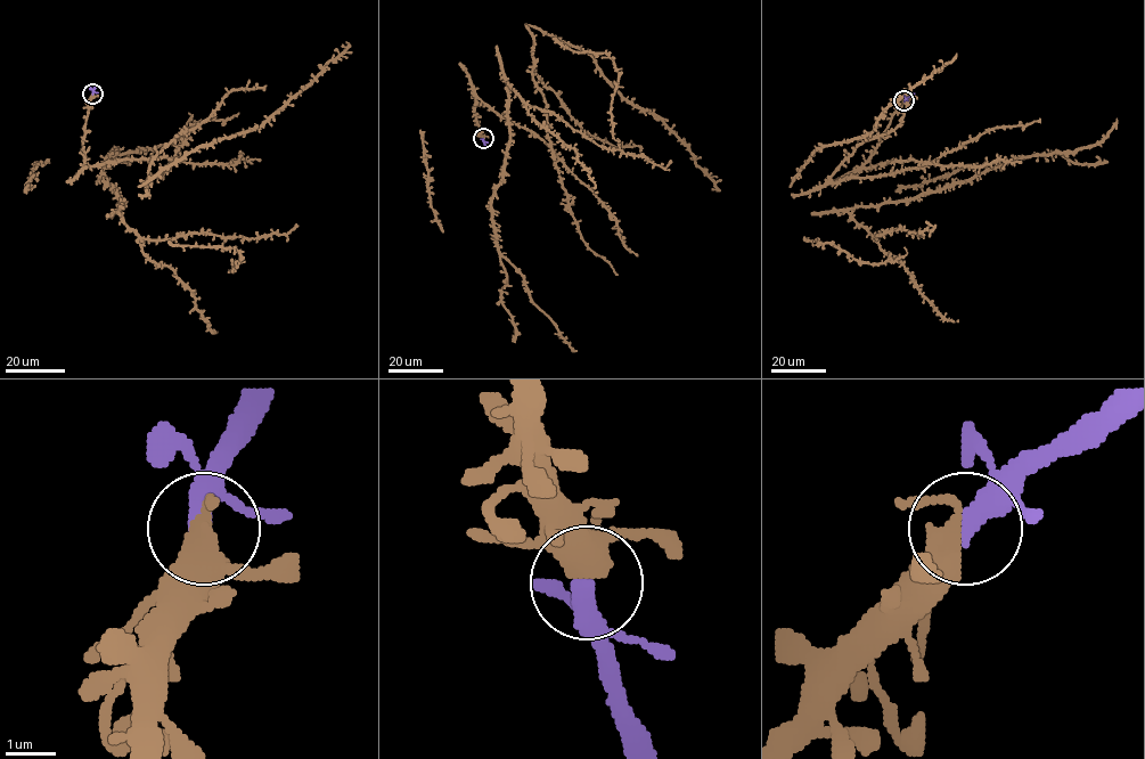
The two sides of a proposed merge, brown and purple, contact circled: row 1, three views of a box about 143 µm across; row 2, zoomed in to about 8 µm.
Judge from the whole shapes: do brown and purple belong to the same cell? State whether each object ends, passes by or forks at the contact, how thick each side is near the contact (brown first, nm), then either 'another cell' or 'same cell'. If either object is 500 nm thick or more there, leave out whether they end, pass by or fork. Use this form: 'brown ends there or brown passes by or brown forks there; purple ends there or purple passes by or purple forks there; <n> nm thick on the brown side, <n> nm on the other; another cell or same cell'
brown passes by; purple ends there; 440 nm thick on the brown side, 480 nm on the other; same cell

